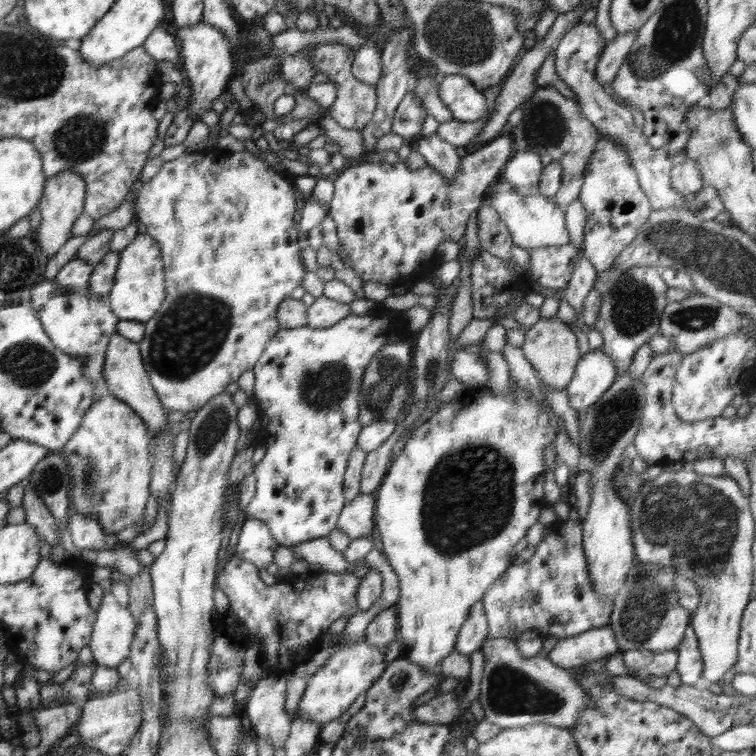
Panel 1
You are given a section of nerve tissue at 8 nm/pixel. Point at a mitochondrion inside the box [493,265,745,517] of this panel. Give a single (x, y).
(614, 417)

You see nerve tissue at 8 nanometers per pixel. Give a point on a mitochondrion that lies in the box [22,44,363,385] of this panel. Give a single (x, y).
(80, 138)

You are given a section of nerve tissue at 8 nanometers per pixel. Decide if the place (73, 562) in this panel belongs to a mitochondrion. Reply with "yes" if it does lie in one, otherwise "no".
no

